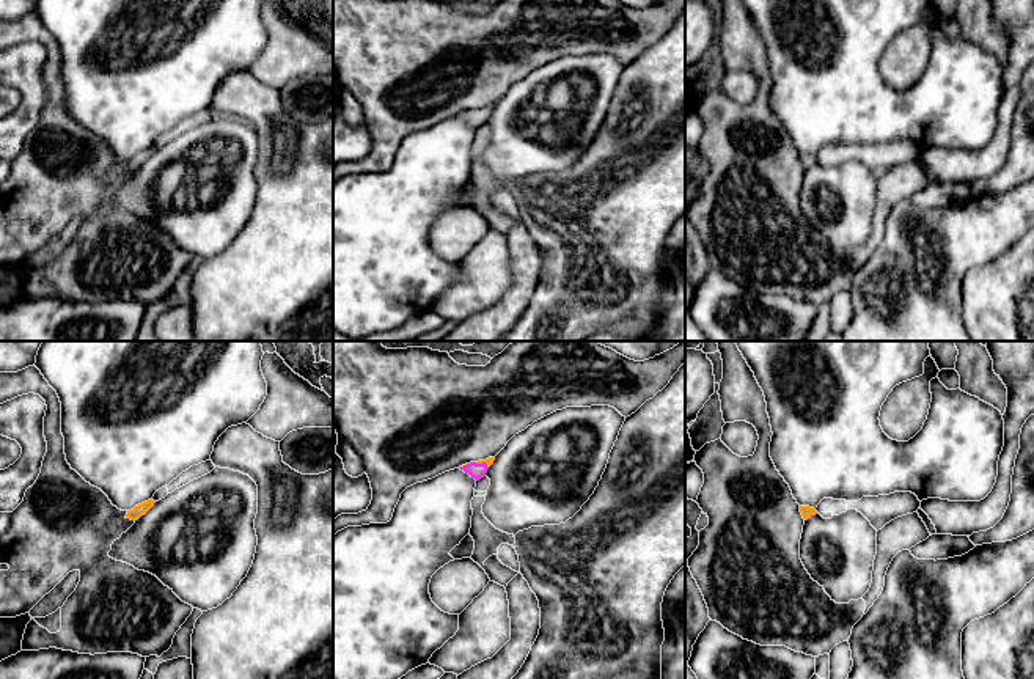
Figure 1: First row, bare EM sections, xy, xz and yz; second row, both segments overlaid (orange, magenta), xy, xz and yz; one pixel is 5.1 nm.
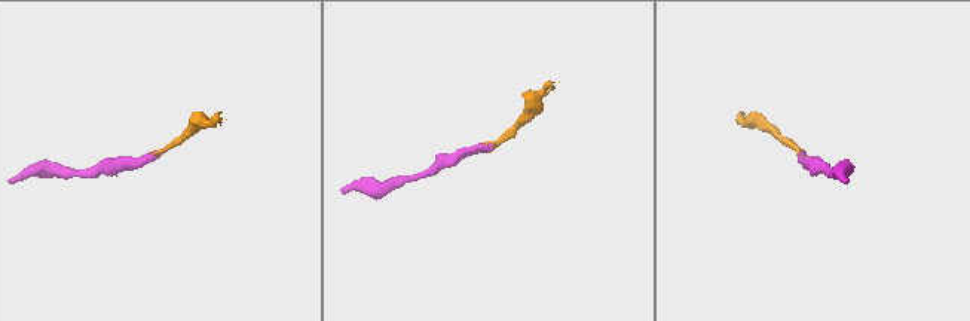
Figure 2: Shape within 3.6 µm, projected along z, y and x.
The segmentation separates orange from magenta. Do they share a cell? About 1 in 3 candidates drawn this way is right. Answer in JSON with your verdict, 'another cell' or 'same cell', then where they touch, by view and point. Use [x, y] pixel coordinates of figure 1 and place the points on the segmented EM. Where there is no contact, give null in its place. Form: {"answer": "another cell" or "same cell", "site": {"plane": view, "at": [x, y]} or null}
{"answer": "same cell", "site": {"plane": "xz", "at": [483, 461]}}

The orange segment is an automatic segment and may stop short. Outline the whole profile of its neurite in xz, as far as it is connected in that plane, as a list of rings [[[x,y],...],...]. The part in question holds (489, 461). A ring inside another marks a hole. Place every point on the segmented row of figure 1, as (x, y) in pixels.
[[[489,457],[486,461],[470,462],[459,468],[464,470],[465,473],[468,473],[476,481],[479,481],[481,478],[486,476],[487,468],[493,464],[493,461],[495,461],[495,457]]]

